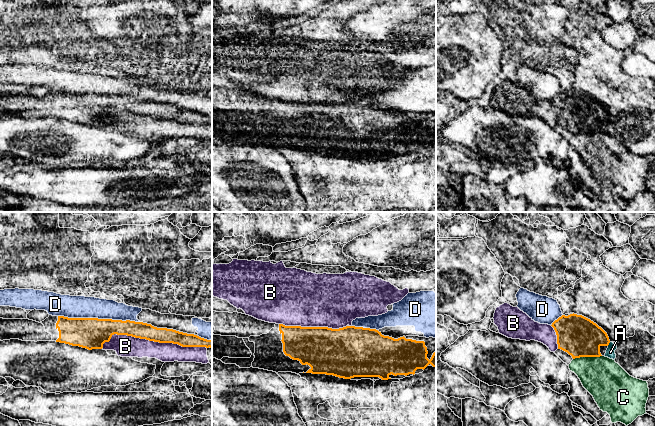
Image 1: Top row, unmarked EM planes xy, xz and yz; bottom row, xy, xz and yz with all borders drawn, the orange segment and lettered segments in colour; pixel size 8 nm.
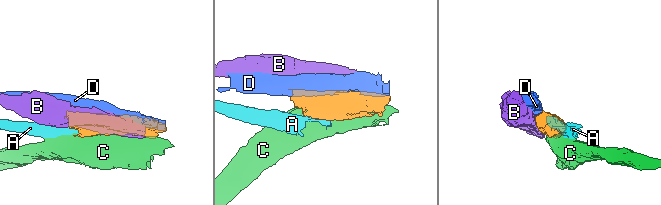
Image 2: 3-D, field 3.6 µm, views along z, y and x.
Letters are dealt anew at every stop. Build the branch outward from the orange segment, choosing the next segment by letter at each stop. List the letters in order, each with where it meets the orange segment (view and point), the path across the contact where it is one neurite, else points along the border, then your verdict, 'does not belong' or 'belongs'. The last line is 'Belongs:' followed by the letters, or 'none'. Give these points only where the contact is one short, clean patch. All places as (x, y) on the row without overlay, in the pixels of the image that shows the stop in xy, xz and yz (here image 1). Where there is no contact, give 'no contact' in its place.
A: meets orange in yz at (608, 120); border along yz (610, 118), (607, 121); does not belong
B: meets orange in xy at (152, 116); does not belong
C: meets orange in yz at (587, 132); does not belong
D: meets orange in xy at (99, 95); does not belong
Belongs: none

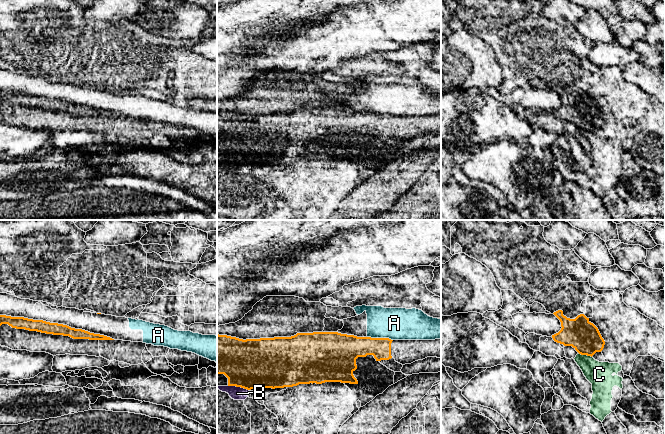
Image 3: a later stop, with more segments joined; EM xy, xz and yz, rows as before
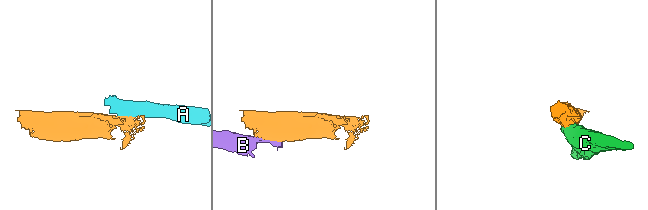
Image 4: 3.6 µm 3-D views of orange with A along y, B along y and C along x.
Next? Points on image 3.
A: meets orange in xz at (380, 114); border along xz (367, 112), (388, 113), (392, 116); does not belong
B: meets orange in xz at (238, 162); border along xz (228, 161), (243, 163), (248, 166); does not belong
C: meets orange in yz at (585, 130); does not belong
Belongs: none

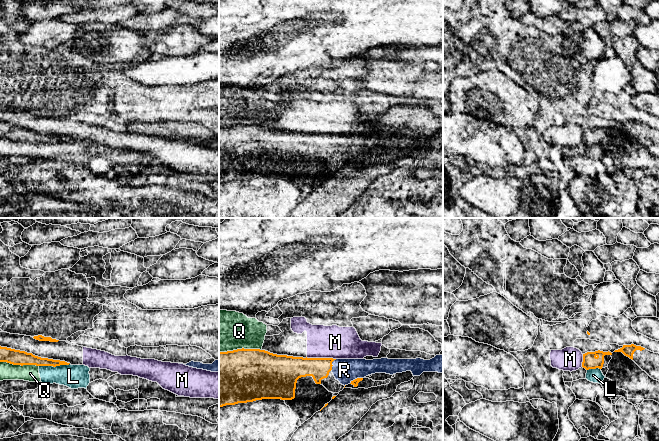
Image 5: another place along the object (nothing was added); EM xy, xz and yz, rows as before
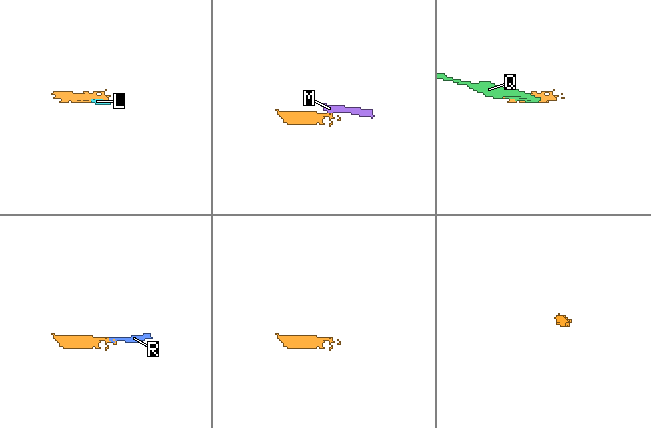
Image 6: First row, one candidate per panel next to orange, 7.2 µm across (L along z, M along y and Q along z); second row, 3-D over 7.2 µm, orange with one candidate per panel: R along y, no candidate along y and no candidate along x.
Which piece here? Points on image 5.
L: meets orange in xy at (54, 142); border along xy (69, 139), (55, 142), (39, 142); does not belong
M: meets orange in xz at (321, 134); border along xz (306, 133), (332, 133), (335, 135); does not belong
Q: meets orange in xz at (239, 125); does not belong
R: meets orange in xz at (355, 155); runs through xz (355, 158), (355, 155), (344, 146); belongs
Belongs: R

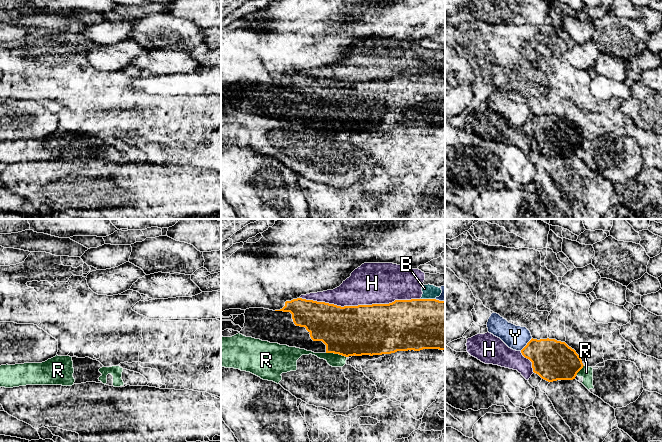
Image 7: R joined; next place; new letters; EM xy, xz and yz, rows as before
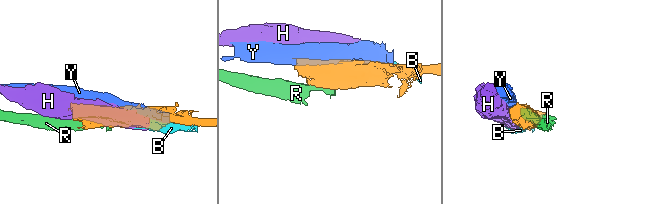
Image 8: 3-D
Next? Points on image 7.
B: meets orange in xz at (428, 75); border along xz (421, 74), (434, 75); does not belong
H: meets orange in xz at (360, 81); does not belong
R: meets orange in xz at (336, 129); border along xz (326, 128), (341, 130), (346, 133); does not belong
Y: meets orange in yz at (527, 120); does not belong
Belongs: none

